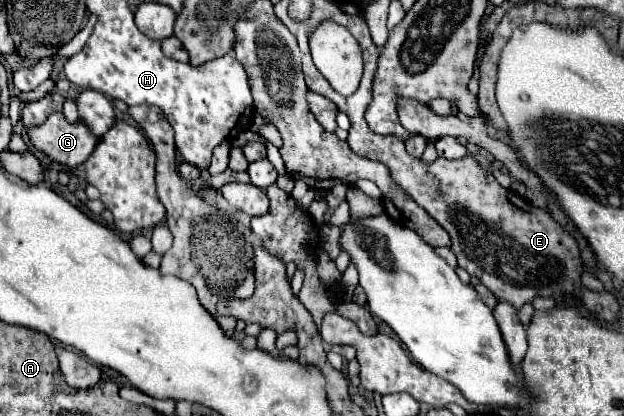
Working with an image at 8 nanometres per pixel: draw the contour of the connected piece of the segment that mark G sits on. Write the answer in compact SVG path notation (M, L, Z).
M53 112L43 124L27 128L27 134L37 150L67 168L87 160L99 140L83 120L69 122L63 112Z

